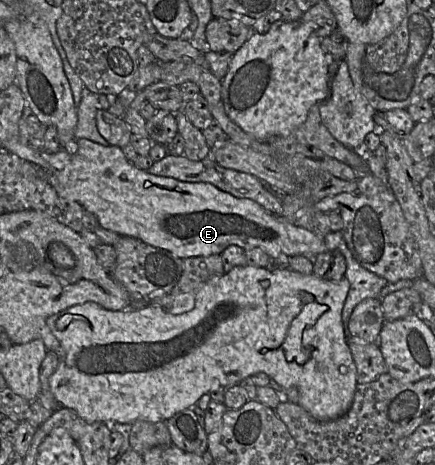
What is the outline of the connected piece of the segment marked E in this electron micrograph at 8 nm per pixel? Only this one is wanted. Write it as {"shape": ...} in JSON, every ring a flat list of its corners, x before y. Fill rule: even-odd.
{"shape":[[82,138,75,141,77,151,70,154,69,161,62,168,49,170,49,180,61,198,77,202,86,212,95,216,102,228,121,237,138,239,153,247,167,250,181,259,220,255,232,245,245,251,260,248,269,257,283,253,289,257,302,255,311,260,327,251,323,236,280,220,253,200,234,197,209,183,182,182,152,175,128,161,123,148,120,147,103,146]]}

